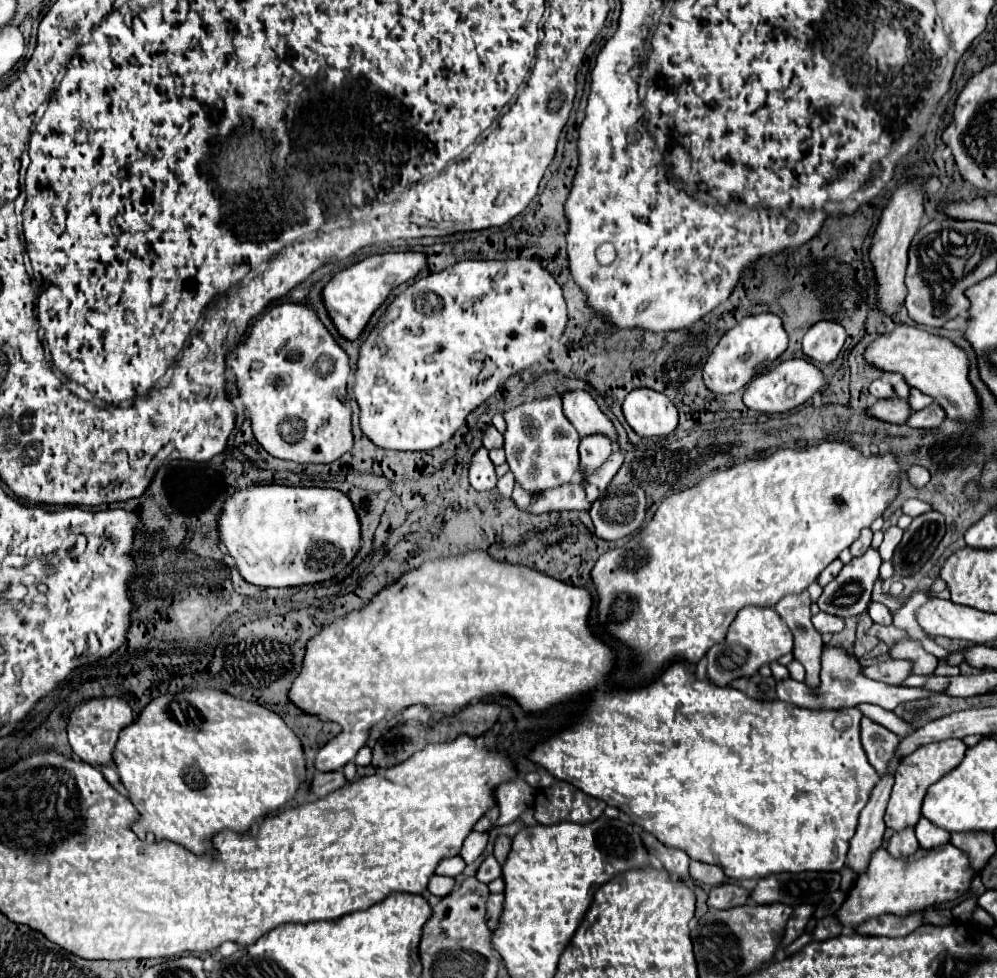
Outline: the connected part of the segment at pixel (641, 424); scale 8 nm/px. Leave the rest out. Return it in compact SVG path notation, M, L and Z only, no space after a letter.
M650 388L632 390L626 396L626 400L622 404L622 410L624 410L626 422L632 426L632 430L638 436L666 436L666 434L674 432L674 428L678 426L678 410L674 408L674 404L664 394L658 394Z

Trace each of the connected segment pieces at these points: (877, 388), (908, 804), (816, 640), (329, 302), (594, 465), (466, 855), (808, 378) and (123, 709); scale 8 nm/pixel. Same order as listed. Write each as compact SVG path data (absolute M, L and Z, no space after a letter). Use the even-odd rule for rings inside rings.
M874 380L874 382L870 384L870 394L872 394L874 398L894 398L894 396L896 396L892 384L890 384L890 382L884 382L884 380Z
M938 740L938 742L930 742L924 744L920 748L916 748L912 754L904 756L894 772L894 788L892 788L892 796L888 802L888 810L886 810L886 826L900 832L904 828L912 828L916 826L916 822L922 818L920 808L922 808L922 800L926 796L926 790L938 782L946 772L950 772L952 768L956 768L966 754L966 744L962 740Z
M802 592L782 598L782 602L776 604L776 612L794 634L794 658L806 668L804 682L808 686L818 686L824 642L820 638L820 632L812 626L810 604L812 602L808 592Z
M388 252L380 256L370 256L346 270L340 270L324 286L322 292L322 300L338 332L348 340L356 340L364 332L372 314L388 300L390 292L400 284L414 280L422 270L426 270L426 262L428 256L424 252Z
M602 434L586 436L580 442L580 472L584 476L592 476L612 454L612 442L602 438Z
M472 832L466 842L464 842L464 848L462 848L462 858L466 860L466 864L472 864L486 848L488 844L488 834L484 832Z
M792 358L792 360L780 362L770 372L754 378L744 392L744 404L750 410L766 412L766 414L788 412L788 410L804 404L808 398L812 398L822 386L824 386L824 376L814 364L810 364L806 360L800 360L800 358Z
M112 696L112 698L98 698L98 700L88 700L82 702L72 714L68 722L68 740L74 750L86 764L94 768L104 768L112 764L112 752L118 742L120 732L134 722L132 708L126 704L126 700Z

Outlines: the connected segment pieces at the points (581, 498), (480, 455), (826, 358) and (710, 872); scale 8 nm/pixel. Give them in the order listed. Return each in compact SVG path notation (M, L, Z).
M570 482L570 486L560 486L558 490L548 490L546 494L530 496L518 484L514 486L512 500L520 510L532 514L544 512L564 512L564 510L590 510L590 502L586 500L584 486L580 482Z
M480 448L474 458L472 458L472 464L470 464L470 484L476 488L476 490L490 490L496 486L498 482L498 476L496 476L496 466L492 464L490 456L488 456L488 450L486 448Z
M822 320L822 322L816 322L806 332L802 340L802 352L816 362L830 364L840 354L844 340L846 340L846 330L842 328L842 324Z
M692 862L690 864L690 876L702 884L708 886L718 886L726 882L726 874L712 864L702 864L702 862Z

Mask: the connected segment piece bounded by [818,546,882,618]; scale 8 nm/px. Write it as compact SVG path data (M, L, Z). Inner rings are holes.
M868 548L860 558L852 558L848 564L844 564L844 568L840 570L838 578L834 578L822 592L820 600L818 600L818 606L822 612L828 612L828 614L836 614L840 618L846 618L846 616L858 616L862 614L870 600L872 600L872 588L878 580L878 570L880 570L880 564L882 564L882 558L878 554L876 548Z

